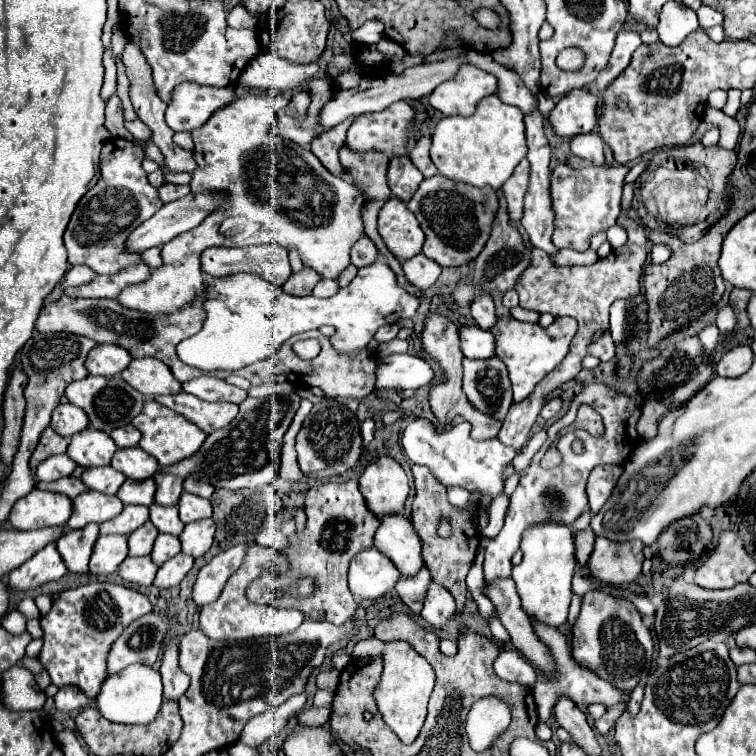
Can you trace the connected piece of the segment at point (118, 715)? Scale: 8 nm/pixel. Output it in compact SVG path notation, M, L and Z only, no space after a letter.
M132 664L124 672L108 676L96 696L100 714L116 724L148 724L156 718L162 704L162 682L158 670L142 664Z

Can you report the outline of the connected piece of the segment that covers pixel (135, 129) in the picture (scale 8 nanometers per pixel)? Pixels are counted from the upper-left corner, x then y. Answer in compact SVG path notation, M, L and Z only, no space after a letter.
M140 120L126 122L126 128L130 130L130 134L132 134L136 140L140 140L140 142L144 142L144 144L152 138L152 130L150 130L144 122L140 122Z

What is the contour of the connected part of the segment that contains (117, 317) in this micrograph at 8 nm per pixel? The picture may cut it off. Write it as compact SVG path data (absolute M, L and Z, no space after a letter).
M202 290L192 304L186 304L184 308L180 308L180 312L172 312L170 316L152 316L148 312L128 310L120 306L118 300L90 300L90 298L86 300L86 298L62 296L56 304L50 304L40 312L36 320L36 328L40 332L72 332L72 334L88 336L96 340L98 344L104 344L104 342L118 344L126 348L134 358L144 358L144 356L160 358L180 382L186 382L186 380L206 374L206 372L200 372L198 368L182 364L180 358L176 356L178 342L202 330L202 324L206 320L204 296L206 296L206 290Z

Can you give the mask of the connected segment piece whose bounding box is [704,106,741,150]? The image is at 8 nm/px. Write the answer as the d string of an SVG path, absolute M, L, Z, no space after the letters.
M706 106L704 120L720 128L720 146L726 150L734 150L738 144L738 138L741 137L741 128L736 118L730 118L726 114L720 114L720 110Z

